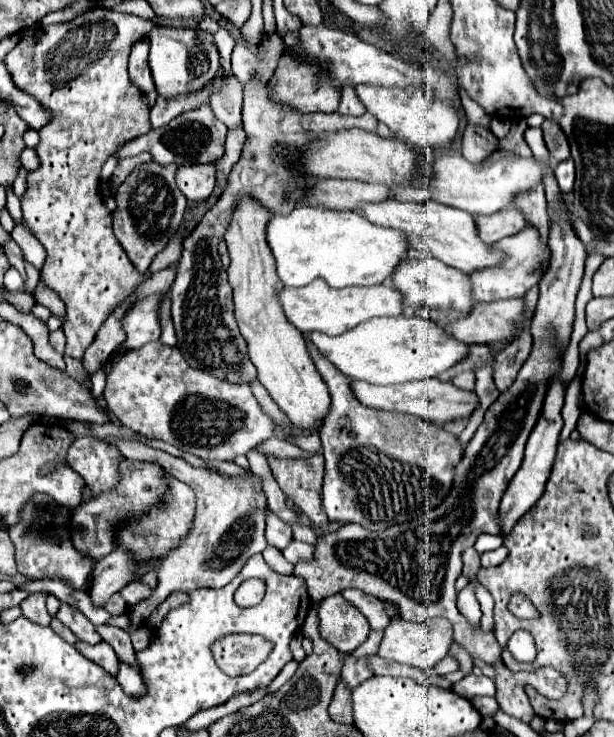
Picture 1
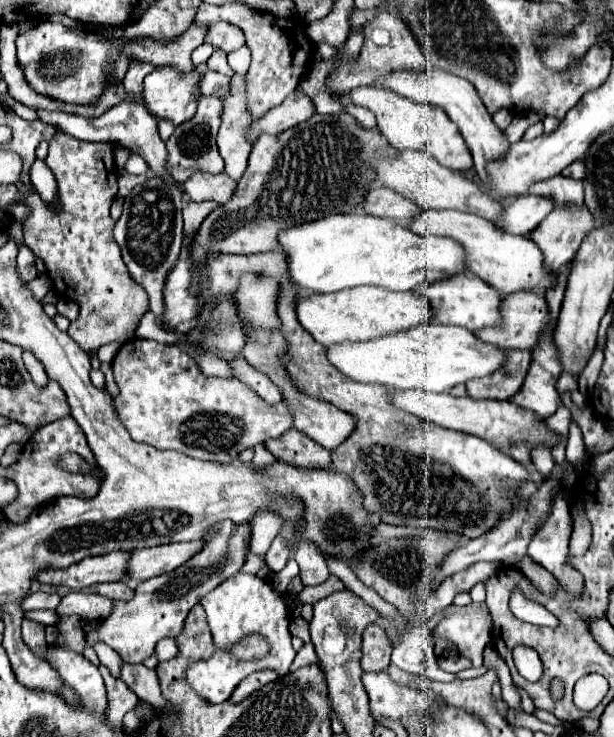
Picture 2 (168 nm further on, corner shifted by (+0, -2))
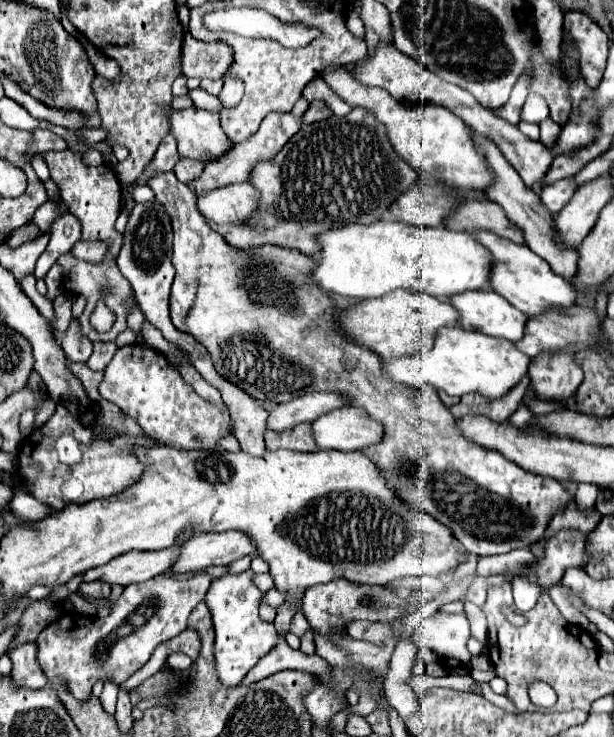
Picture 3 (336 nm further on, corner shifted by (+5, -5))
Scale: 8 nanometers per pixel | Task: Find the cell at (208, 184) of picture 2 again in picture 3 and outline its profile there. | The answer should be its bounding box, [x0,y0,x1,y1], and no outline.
[196,182,258,224]

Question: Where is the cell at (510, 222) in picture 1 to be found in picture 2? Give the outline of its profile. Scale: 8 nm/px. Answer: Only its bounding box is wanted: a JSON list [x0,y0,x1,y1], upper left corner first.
[495,197,553,235]

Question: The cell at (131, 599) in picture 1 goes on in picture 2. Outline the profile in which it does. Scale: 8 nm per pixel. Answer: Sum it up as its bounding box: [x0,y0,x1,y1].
[97,581,133,599]

